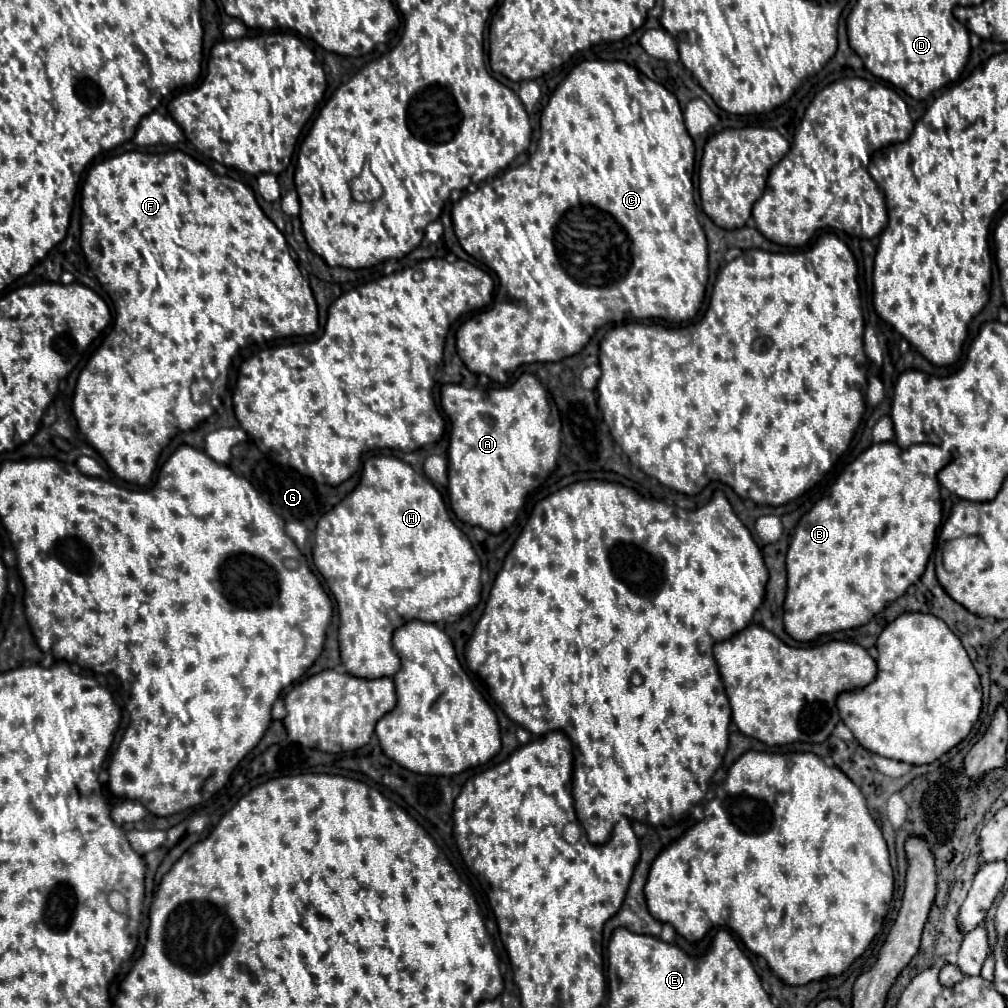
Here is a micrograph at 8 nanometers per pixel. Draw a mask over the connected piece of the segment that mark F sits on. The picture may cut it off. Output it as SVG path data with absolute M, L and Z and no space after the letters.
M128 151L122 155L106 157L98 163L94 163L88 169L88 175L82 185L82 251L86 261L90 263L96 279L112 297L114 303L114 325L108 333L108 337L102 339L100 347L94 351L86 367L80 371L74 399L72 399L72 411L78 421L80 433L86 437L86 441L104 457L108 467L124 481L146 485L152 479L152 473L156 469L156 461L160 451L168 445L168 441L180 433L194 429L200 421L204 421L214 409L210 403L196 405L192 401L190 385L194 379L208 379L212 383L214 391L226 391L226 379L228 369L232 365L232 359L236 353L252 343L264 345L276 337L290 337L290 335L312 335L318 331L318 309L312 295L312 289L308 281L302 277L296 261L290 257L290 247L284 239L284 235L278 231L278 227L264 215L260 205L256 203L254 191L246 187L244 183L230 179L226 175L216 175L212 169L208 169L204 163L198 163L190 155L182 151L168 151L160 155L152 153L140 153L140 151Z

